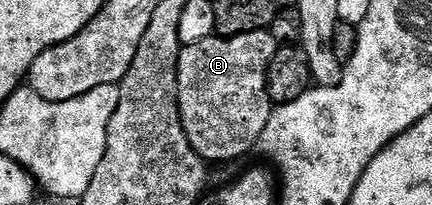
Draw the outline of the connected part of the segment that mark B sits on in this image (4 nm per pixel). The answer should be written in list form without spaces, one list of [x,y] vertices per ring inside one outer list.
[[[267,30],[243,32],[239,36],[214,34],[203,41],[180,47],[175,83],[179,93],[179,117],[189,138],[189,146],[193,146],[204,162],[216,160],[223,164],[226,160],[239,160],[250,148],[252,151],[258,145],[261,130],[265,130],[265,122],[269,122],[273,107],[267,93],[267,71],[276,47],[275,39]]]

